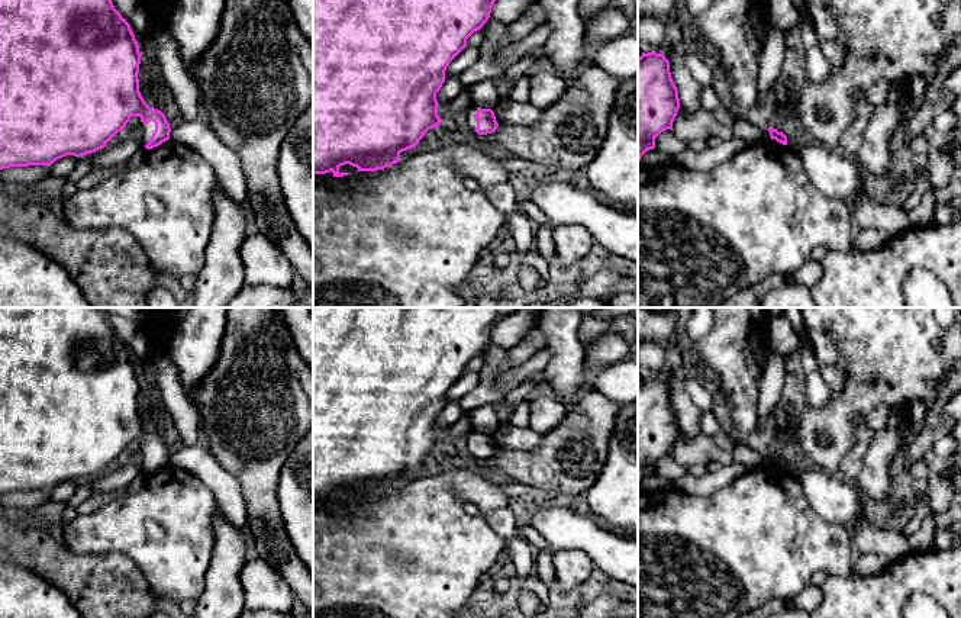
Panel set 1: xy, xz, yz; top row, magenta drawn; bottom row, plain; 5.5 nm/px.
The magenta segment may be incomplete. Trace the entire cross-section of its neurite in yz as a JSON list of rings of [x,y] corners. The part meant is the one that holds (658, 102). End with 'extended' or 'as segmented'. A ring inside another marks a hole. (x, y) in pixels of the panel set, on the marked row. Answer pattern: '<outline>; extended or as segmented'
[[[642,52],[638,58],[638,167],[642,155],[655,148],[655,138],[673,131],[678,109],[670,61],[664,54]]]; as segmented

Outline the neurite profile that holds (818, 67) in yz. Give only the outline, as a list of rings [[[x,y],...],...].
[[[802,19],[799,28],[802,30],[804,45],[807,77],[810,80],[825,83],[831,74],[831,64],[820,51],[815,28],[806,19]]]

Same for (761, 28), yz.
[[[765,13],[754,26],[754,36],[761,46],[764,45],[770,29],[771,29],[771,19],[768,13]]]

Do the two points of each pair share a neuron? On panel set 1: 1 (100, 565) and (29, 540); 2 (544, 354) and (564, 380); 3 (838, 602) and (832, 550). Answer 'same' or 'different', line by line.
1: same
2: different
3: different

